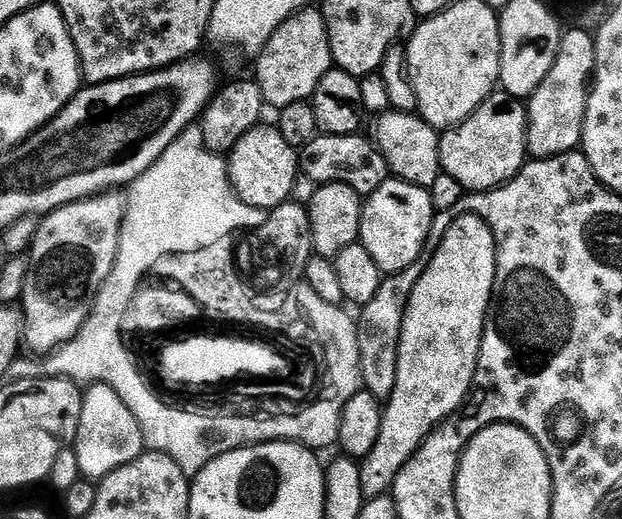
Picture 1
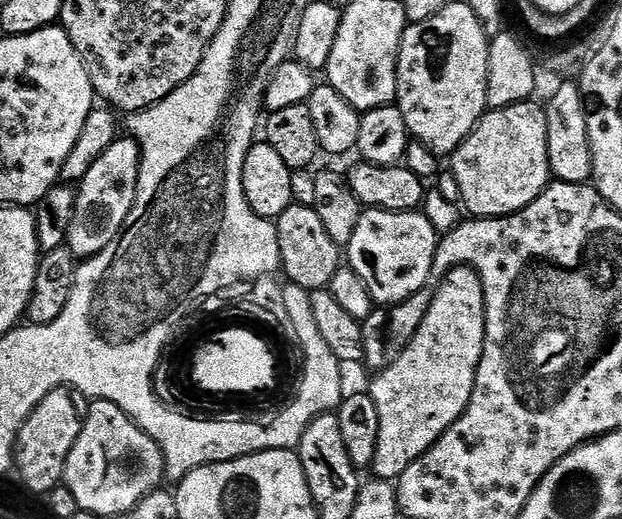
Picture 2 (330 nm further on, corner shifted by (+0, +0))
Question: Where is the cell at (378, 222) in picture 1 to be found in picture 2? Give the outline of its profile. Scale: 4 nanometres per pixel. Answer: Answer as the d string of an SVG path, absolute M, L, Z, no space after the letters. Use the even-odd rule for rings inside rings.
M372 206L360 213L358 226L346 245L346 260L374 289L379 303L395 306L431 281L437 243L436 227L423 211Z

